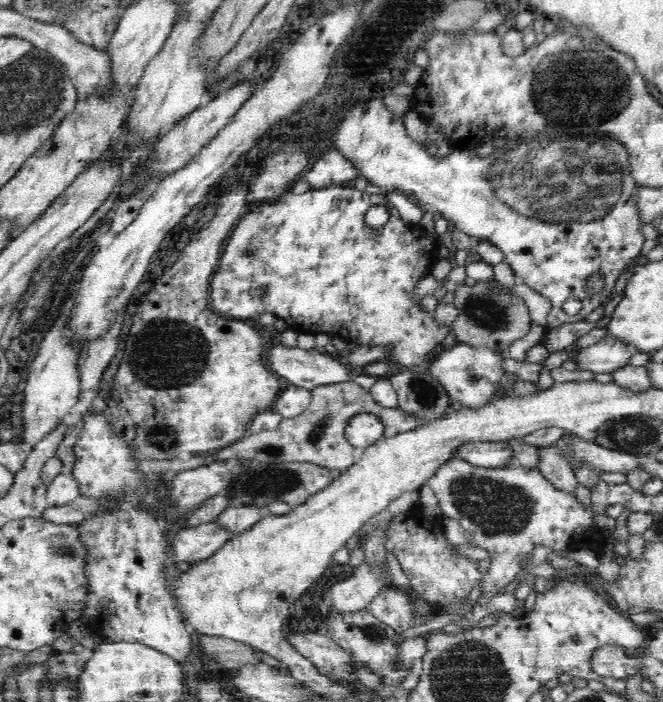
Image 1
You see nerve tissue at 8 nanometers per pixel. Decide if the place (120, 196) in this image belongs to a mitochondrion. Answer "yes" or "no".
no

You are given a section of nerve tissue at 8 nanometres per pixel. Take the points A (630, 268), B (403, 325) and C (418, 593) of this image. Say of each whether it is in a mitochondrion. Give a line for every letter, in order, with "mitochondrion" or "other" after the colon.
A: other
B: other
C: other

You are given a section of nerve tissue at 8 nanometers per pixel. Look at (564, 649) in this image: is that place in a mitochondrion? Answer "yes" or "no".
no

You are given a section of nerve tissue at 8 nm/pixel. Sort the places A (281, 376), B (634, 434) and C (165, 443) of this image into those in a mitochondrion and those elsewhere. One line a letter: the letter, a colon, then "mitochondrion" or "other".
A: other
B: mitochondrion
C: mitochondrion

